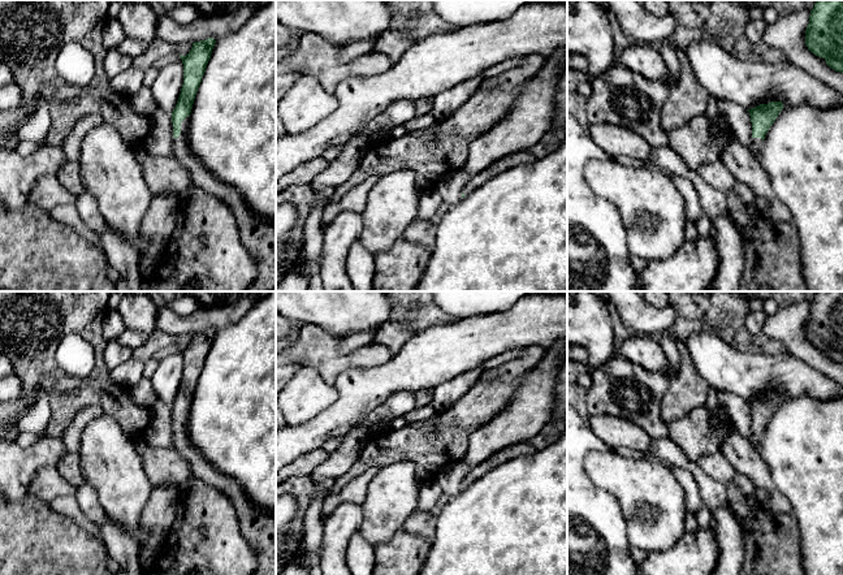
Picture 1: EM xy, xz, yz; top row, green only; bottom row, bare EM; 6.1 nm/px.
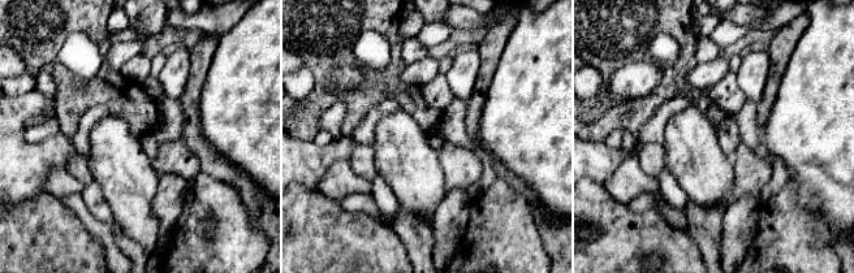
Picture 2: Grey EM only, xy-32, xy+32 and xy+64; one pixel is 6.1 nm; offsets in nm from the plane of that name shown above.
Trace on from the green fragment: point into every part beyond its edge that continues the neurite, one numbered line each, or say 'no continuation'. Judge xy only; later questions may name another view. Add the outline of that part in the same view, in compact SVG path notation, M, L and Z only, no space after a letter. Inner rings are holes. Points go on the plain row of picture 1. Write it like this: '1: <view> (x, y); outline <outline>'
1: xy (258, 524); outline M190 407L181 414L181 425L173 429L173 446L191 466L195 477L228 496L235 507L243 535L258 549L258 566L252 575L276 575L276 511L250 502L239 483L220 472L190 440Z

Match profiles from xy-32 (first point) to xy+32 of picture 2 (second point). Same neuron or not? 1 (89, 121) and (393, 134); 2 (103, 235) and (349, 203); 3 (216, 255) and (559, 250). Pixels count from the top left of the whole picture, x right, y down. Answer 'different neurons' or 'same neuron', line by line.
1: different neurons
2: same neuron
3: different neurons

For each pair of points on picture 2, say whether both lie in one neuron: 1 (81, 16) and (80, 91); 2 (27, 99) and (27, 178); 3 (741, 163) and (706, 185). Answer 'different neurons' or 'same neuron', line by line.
1: same neuron
2: same neuron
3: different neurons

